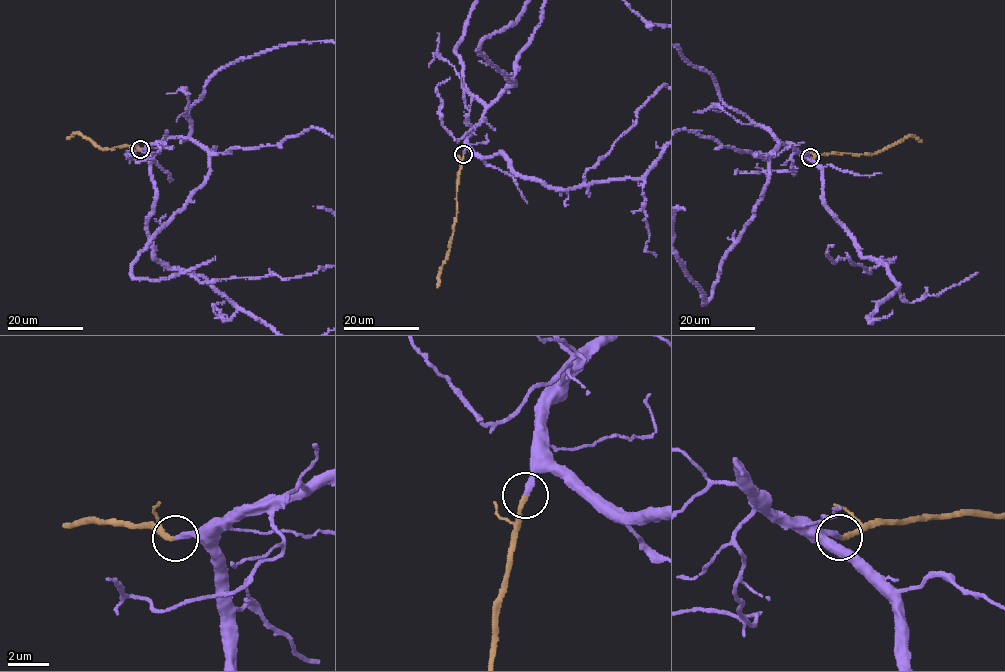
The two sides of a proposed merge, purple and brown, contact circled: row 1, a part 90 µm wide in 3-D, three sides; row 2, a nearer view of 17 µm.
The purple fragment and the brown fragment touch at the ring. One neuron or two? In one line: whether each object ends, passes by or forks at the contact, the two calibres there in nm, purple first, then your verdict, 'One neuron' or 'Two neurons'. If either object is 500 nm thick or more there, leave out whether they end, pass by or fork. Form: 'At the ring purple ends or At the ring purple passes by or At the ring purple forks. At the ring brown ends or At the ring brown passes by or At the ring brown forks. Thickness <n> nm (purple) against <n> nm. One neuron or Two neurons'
At the ring purple ends. At the ring brown ends. Thickness 280 nm (purple) against 240 nm. One neuron

